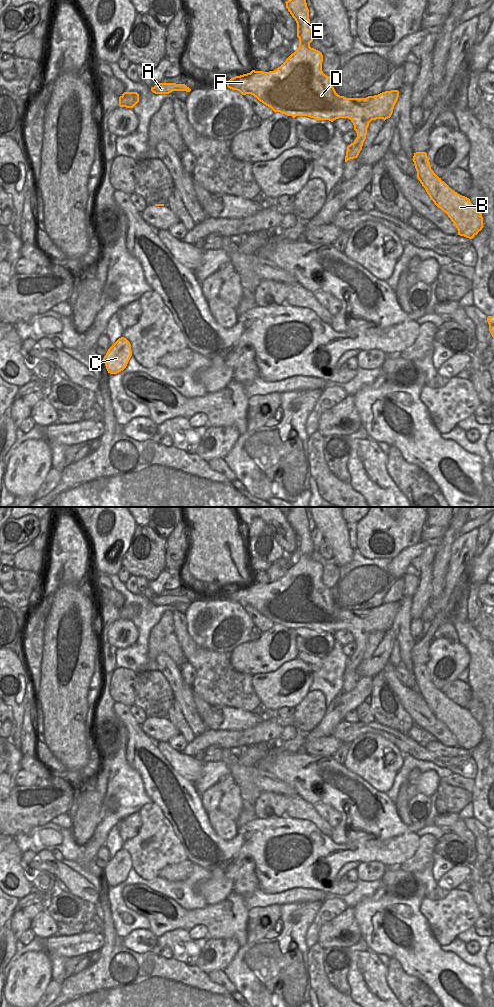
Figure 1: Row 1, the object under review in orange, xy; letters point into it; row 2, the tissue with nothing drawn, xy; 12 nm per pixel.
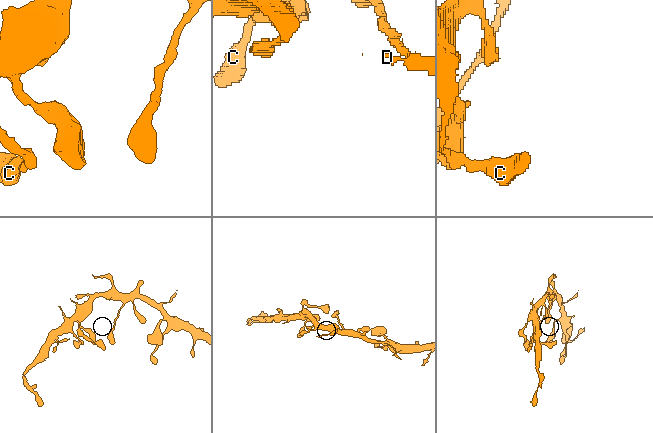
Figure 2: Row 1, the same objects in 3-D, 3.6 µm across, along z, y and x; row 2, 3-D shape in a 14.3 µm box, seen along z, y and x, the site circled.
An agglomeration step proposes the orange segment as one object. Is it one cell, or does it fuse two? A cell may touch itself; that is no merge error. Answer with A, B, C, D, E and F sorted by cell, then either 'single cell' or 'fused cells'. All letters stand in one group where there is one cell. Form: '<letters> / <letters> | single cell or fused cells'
A B C D E F | single cell

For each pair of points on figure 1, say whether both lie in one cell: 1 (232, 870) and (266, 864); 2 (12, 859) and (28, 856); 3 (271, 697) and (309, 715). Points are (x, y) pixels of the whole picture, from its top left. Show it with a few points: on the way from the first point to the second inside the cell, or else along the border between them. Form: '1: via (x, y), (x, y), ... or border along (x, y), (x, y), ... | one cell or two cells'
1: border along (234, 858), (250, 858), (253, 861), (259, 889) | two cells
2: border along (21, 853), (22, 872), (30, 879) | two cells
3: border along (308, 691), (305, 697), (293, 707) | two cells

